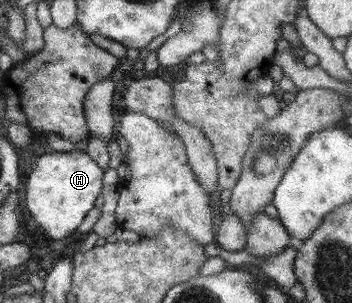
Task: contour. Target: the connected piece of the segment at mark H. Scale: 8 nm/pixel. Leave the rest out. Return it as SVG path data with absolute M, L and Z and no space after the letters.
M79 149L40 155L40 158L33 162L33 168L26 180L26 210L48 234L48 238L66 239L82 224L88 211L95 207L94 201L103 188L103 174L104 170Z

